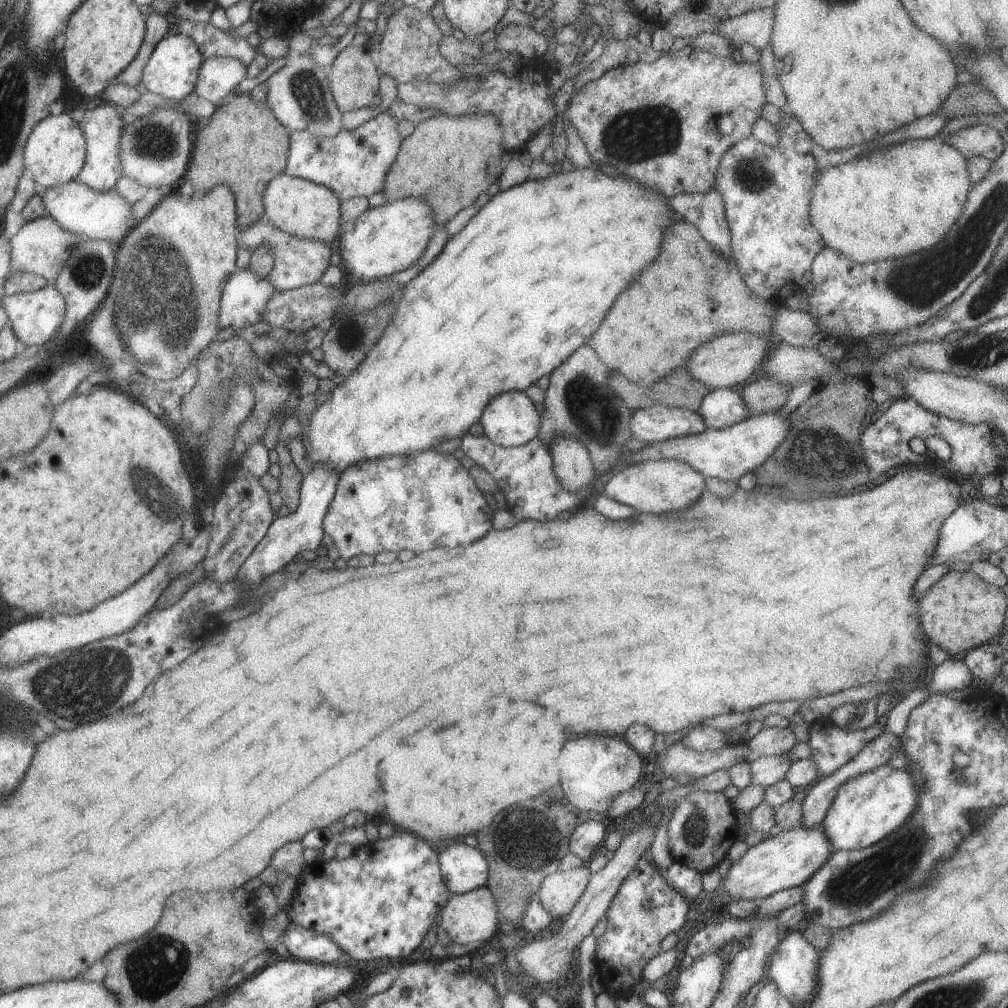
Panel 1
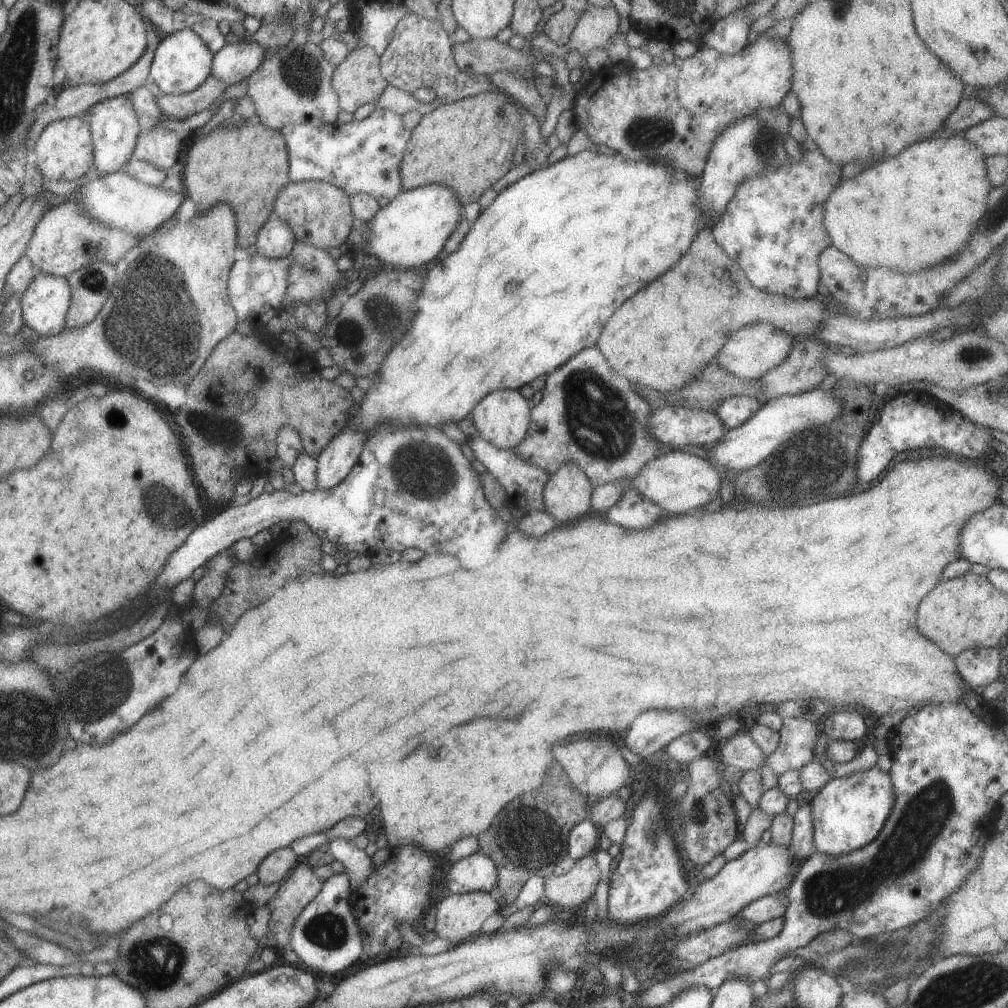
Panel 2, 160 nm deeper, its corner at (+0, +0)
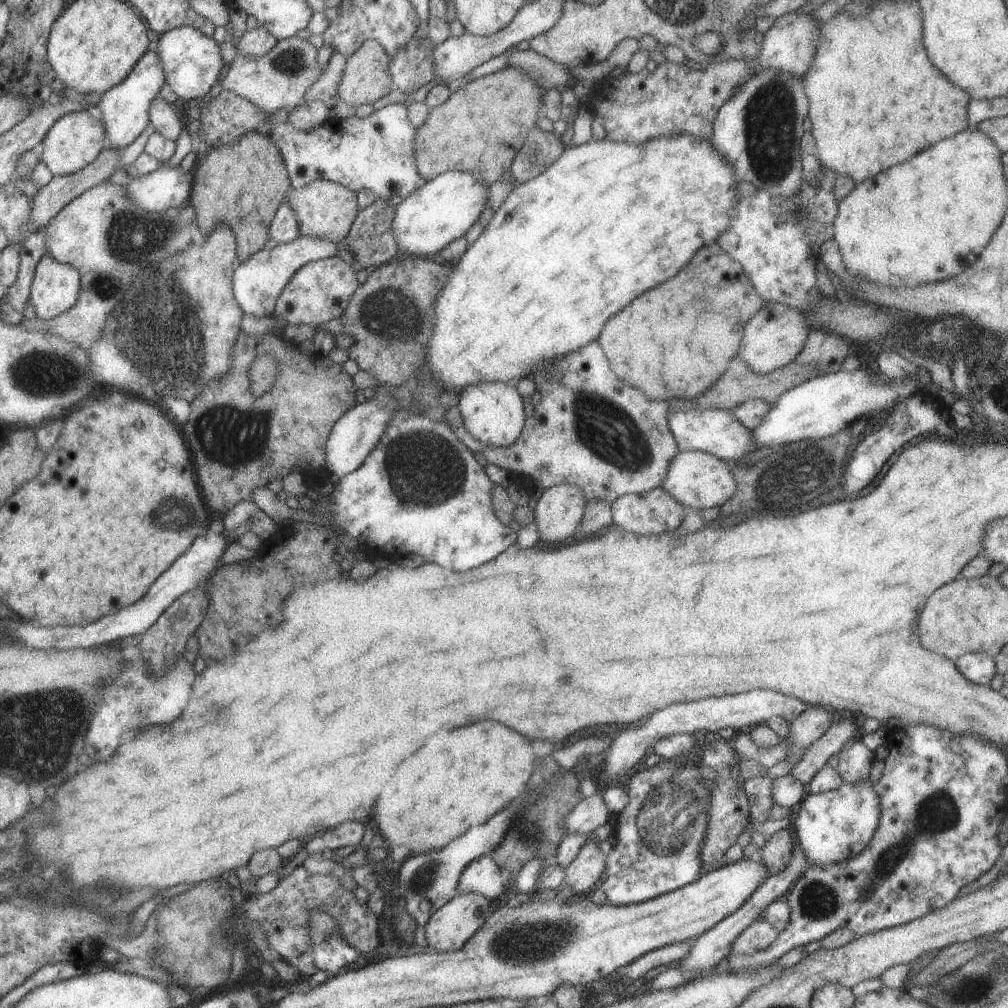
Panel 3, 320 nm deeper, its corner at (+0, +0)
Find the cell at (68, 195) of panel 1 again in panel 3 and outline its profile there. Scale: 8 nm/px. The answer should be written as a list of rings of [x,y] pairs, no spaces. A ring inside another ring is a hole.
[[[179,165],[161,166],[151,174],[138,175],[123,185],[129,200],[141,212],[167,212],[167,208],[179,208],[189,203],[191,174],[183,172]]]

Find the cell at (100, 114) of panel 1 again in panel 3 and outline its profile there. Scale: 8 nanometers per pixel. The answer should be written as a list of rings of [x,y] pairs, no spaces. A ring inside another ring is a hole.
[[[155,49],[147,50],[137,62],[133,69],[121,80],[119,84],[109,88],[101,96],[97,97],[97,108],[101,111],[101,122],[105,130],[106,147],[113,150],[122,150],[143,132],[149,118],[147,108],[153,96],[158,96],[160,88],[165,84],[163,80],[163,68],[155,54]]]

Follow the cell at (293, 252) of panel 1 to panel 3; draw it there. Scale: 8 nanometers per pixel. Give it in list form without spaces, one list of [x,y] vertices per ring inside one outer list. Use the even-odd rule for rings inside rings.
[[[335,256],[308,262],[298,268],[283,287],[274,304],[274,316],[283,320],[285,325],[319,324],[340,317],[349,299],[358,287],[355,271],[351,265]]]

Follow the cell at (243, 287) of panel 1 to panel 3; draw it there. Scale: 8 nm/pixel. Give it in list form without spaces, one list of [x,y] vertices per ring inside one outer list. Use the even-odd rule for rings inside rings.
[[[300,236],[287,244],[277,244],[269,250],[255,252],[244,262],[237,261],[232,274],[232,291],[237,304],[243,313],[256,317],[273,315],[277,297],[298,268],[308,262],[333,257],[342,247],[344,244],[333,244],[325,238]]]

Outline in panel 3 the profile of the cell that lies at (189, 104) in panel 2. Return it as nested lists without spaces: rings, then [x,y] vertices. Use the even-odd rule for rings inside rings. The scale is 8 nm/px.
[[[296,36],[279,40],[267,54],[259,58],[236,54],[228,64],[227,74],[217,81],[215,90],[233,92],[251,102],[259,112],[263,110],[267,116],[280,110],[291,112],[312,97],[310,87],[323,74],[323,69],[316,64],[317,54],[317,48],[305,38]]]

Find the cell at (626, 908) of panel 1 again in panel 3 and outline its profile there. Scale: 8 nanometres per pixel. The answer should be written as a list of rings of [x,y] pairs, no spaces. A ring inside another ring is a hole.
[[[688,757],[660,759],[652,767],[635,773],[629,778],[629,782],[621,787],[628,801],[616,815],[614,822],[616,826],[612,828],[612,835],[616,840],[615,846],[604,855],[605,880],[598,885],[605,893],[607,902],[612,905],[643,902],[681,888],[697,878],[703,866],[699,851],[708,825],[710,796],[703,785],[706,780],[704,777],[689,782],[689,764],[692,762],[694,761]]]

